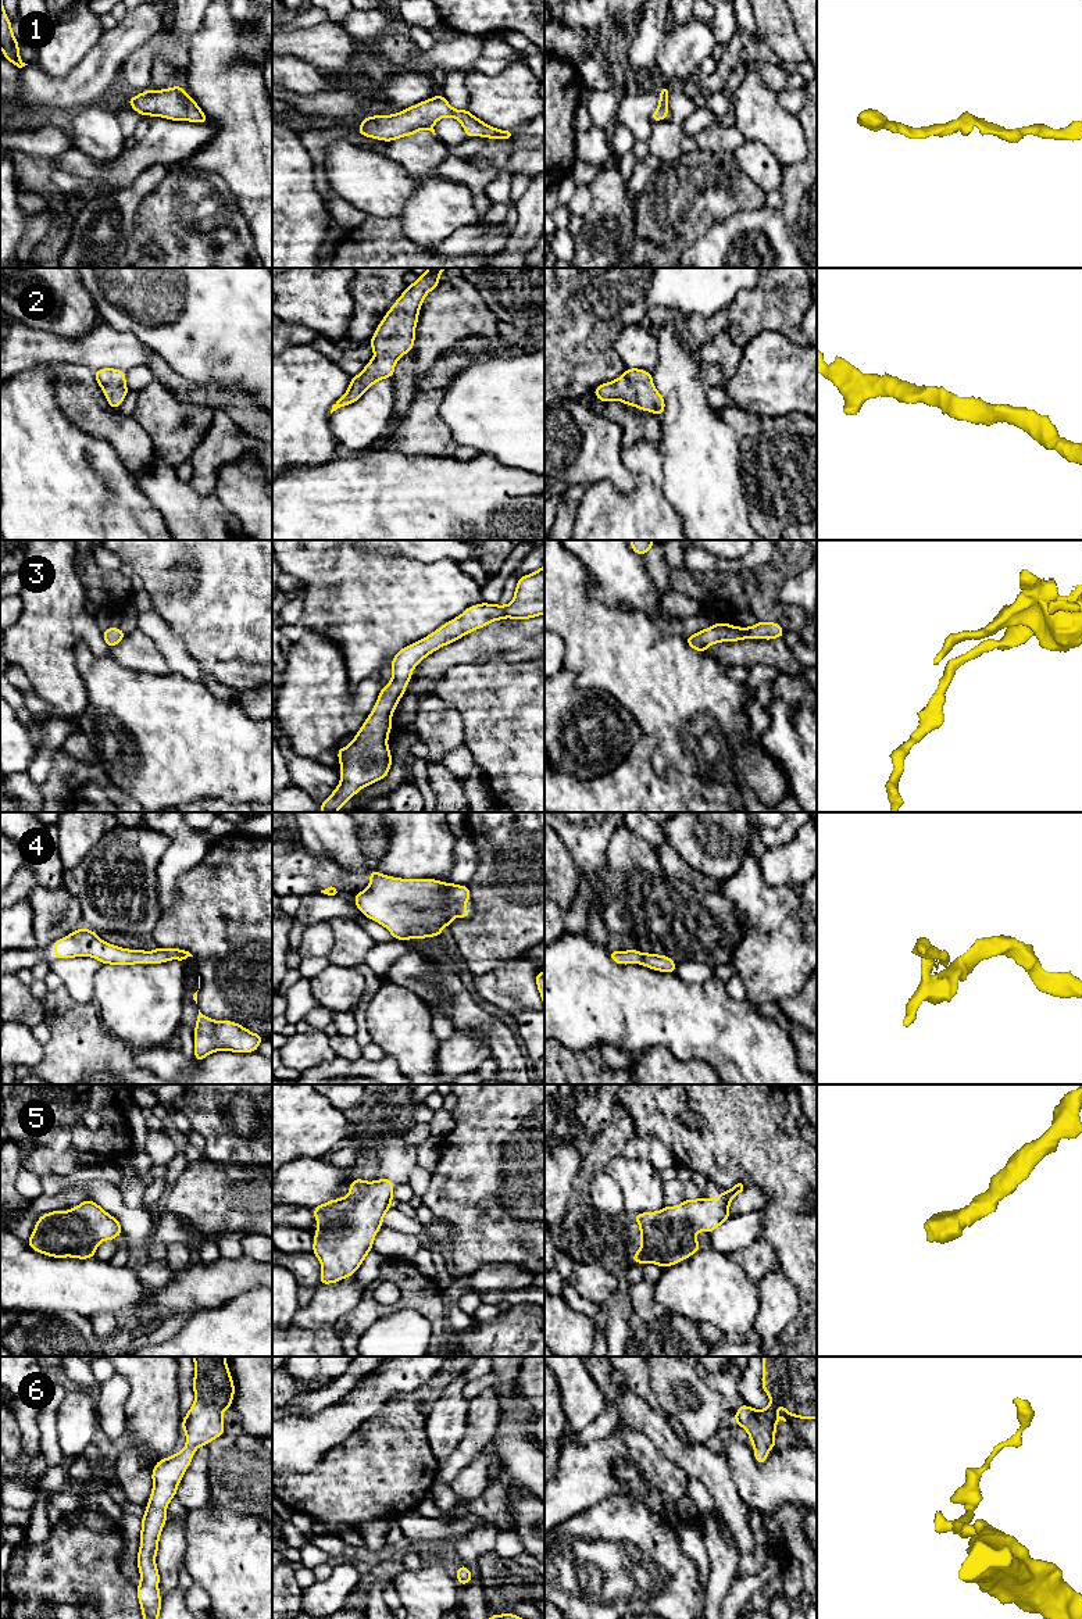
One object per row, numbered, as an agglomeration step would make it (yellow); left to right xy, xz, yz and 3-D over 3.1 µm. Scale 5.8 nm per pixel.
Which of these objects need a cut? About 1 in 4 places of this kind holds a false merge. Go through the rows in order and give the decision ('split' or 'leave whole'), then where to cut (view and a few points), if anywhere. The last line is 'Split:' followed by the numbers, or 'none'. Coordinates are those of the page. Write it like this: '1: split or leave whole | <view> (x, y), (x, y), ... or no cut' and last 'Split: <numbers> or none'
1: leave whole | no cut
2: leave whole | no cut
3: leave whole | no cut
4: leave whole | no cut
5: leave whole | no cut
6: leave whole | no cut
Split: none

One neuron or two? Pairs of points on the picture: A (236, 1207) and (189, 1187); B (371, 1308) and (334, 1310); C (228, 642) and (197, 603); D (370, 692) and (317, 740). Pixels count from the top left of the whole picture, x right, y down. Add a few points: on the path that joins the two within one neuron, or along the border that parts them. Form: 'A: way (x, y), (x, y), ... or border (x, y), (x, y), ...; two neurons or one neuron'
A: way (225, 1198), (200, 1197); one neuron
B: border (364, 1293), (332, 1326); two neurons
C: way (227, 632), (207, 613); one neuron
D: way (356, 704), (349, 707), (329, 726); one neuron

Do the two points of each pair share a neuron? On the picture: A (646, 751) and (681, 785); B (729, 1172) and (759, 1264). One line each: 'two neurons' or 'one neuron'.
A: one neuron
B: two neurons

